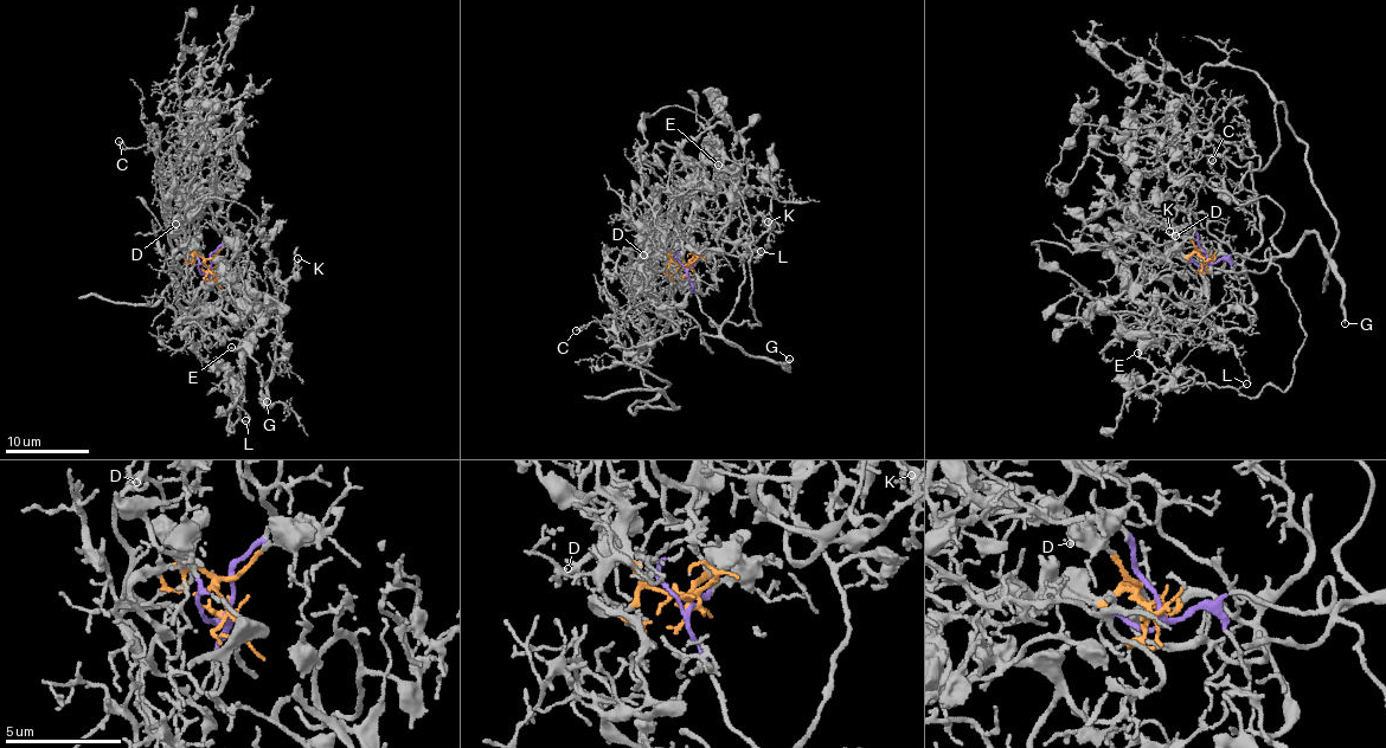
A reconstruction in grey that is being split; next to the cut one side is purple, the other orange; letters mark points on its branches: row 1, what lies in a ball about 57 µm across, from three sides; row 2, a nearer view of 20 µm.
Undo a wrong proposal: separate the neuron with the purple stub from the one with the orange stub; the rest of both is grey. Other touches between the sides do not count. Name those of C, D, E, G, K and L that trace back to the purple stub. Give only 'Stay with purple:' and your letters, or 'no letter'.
Stay with purple: E, G, K, L

